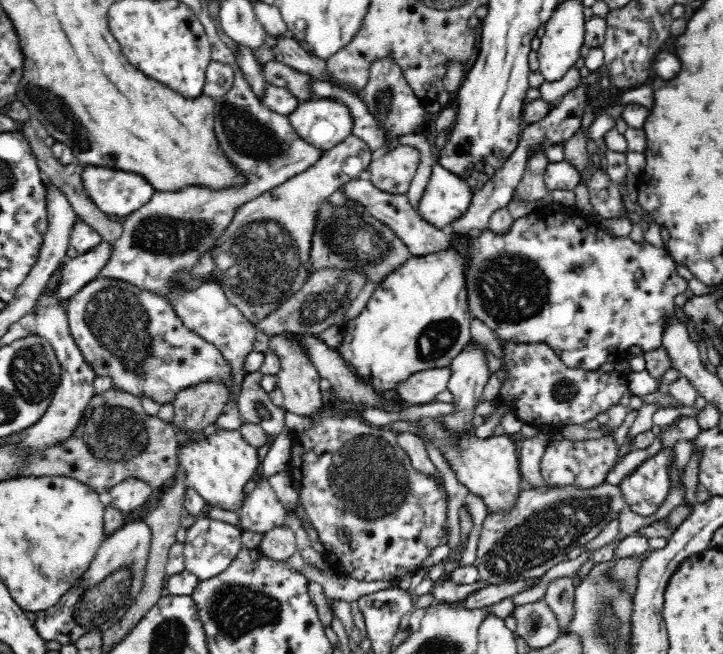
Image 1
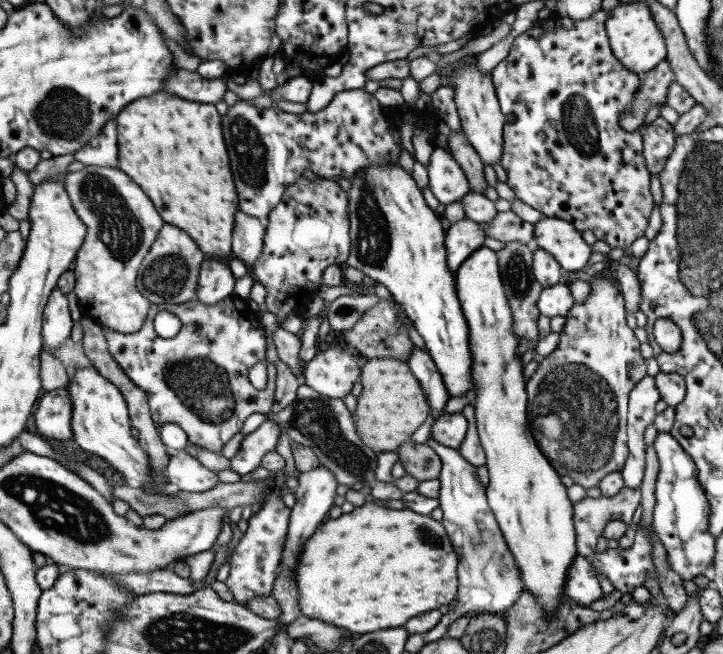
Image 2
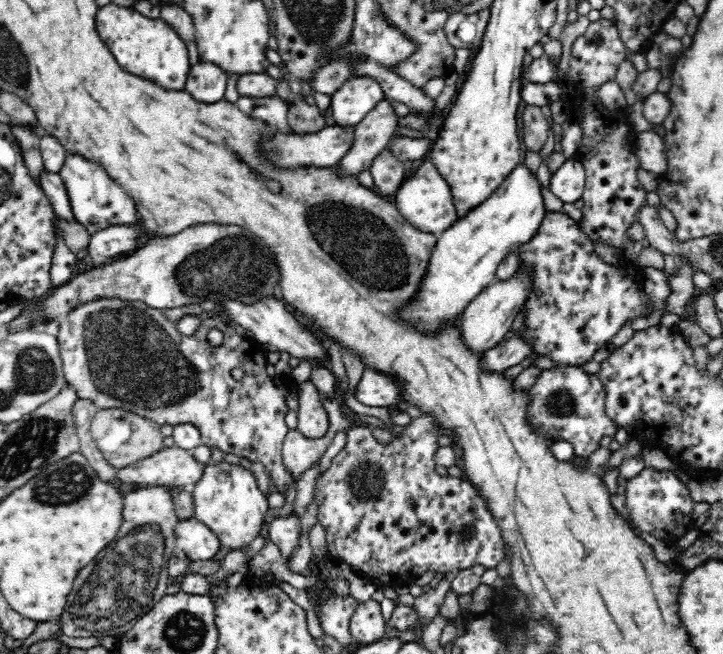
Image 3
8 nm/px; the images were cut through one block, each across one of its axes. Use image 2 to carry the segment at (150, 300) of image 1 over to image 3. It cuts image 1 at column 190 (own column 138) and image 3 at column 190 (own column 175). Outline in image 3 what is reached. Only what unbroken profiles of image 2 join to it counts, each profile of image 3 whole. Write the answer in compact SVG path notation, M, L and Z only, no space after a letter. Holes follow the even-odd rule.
M100 298L100 300L92 300L92 302L86 302L86 304L80 304L76 307L76 310L68 312L62 319L59 320L59 330L57 334L57 341L59 346L60 358L62 359L62 370L66 383L70 383L78 398L92 400L96 403L96 407L103 408L122 408L128 410L128 412L136 413L144 418L150 419L158 425L188 423L194 425L198 429L201 436L201 444L208 445L209 447L218 447L222 452L228 454L234 454L240 458L246 457L250 462L260 461L264 465L265 472L271 479L271 486L275 491L279 491L282 496L286 497L286 488L295 484L294 475L292 471L284 465L284 459L282 459L282 447L283 440L286 438L289 429L286 428L284 422L284 416L288 412L289 408L286 405L286 393L291 388L296 388L298 384L293 381L292 377L277 378L277 376L270 377L266 373L267 352L264 352L262 343L259 343L254 338L247 338L245 335L236 333L236 330L228 325L228 321L220 315L214 315L210 312L205 305L200 304L188 304L182 308L176 309L156 309L147 306L140 300L119 300L118 298ZM184 315L196 315L200 317L200 328L194 336L184 336L177 331L177 320ZM218 328L220 332L223 332L223 343L218 347L212 347L208 344L206 335L210 332L210 329Z

